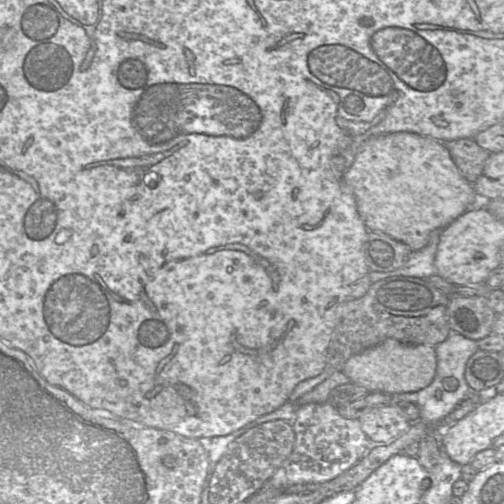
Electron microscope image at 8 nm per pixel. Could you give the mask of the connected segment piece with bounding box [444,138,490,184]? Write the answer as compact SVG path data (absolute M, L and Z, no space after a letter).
M474 138L444 142L462 176L474 184L482 174L490 152L480 147Z

